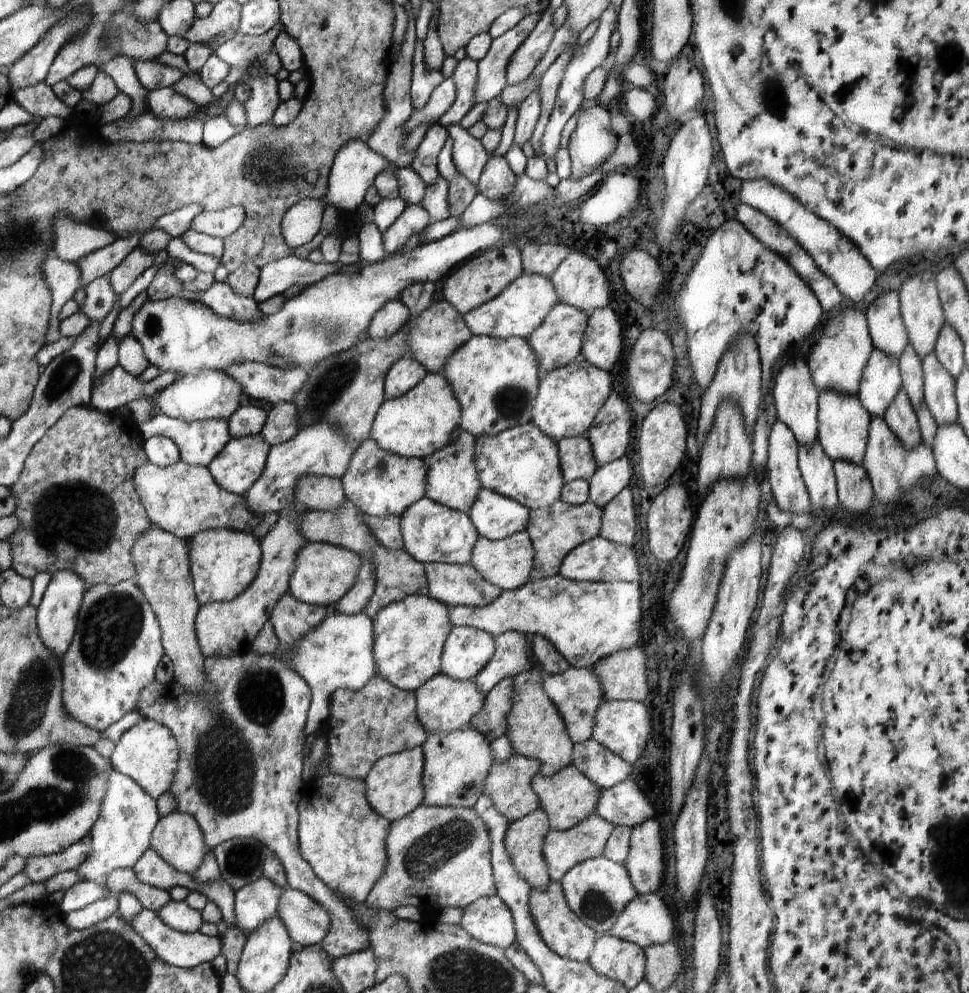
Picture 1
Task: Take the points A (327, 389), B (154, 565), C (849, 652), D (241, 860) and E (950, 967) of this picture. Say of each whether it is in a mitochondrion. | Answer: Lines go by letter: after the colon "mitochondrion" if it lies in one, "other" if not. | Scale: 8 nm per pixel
A: mitochondrion
B: other
C: other
D: mitochondrion
E: other

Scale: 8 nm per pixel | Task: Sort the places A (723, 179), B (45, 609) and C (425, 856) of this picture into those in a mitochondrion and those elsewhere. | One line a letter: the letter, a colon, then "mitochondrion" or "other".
A: other
B: other
C: mitochondrion

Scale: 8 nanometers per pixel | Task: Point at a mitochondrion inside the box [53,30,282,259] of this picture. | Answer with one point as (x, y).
(103, 41)

